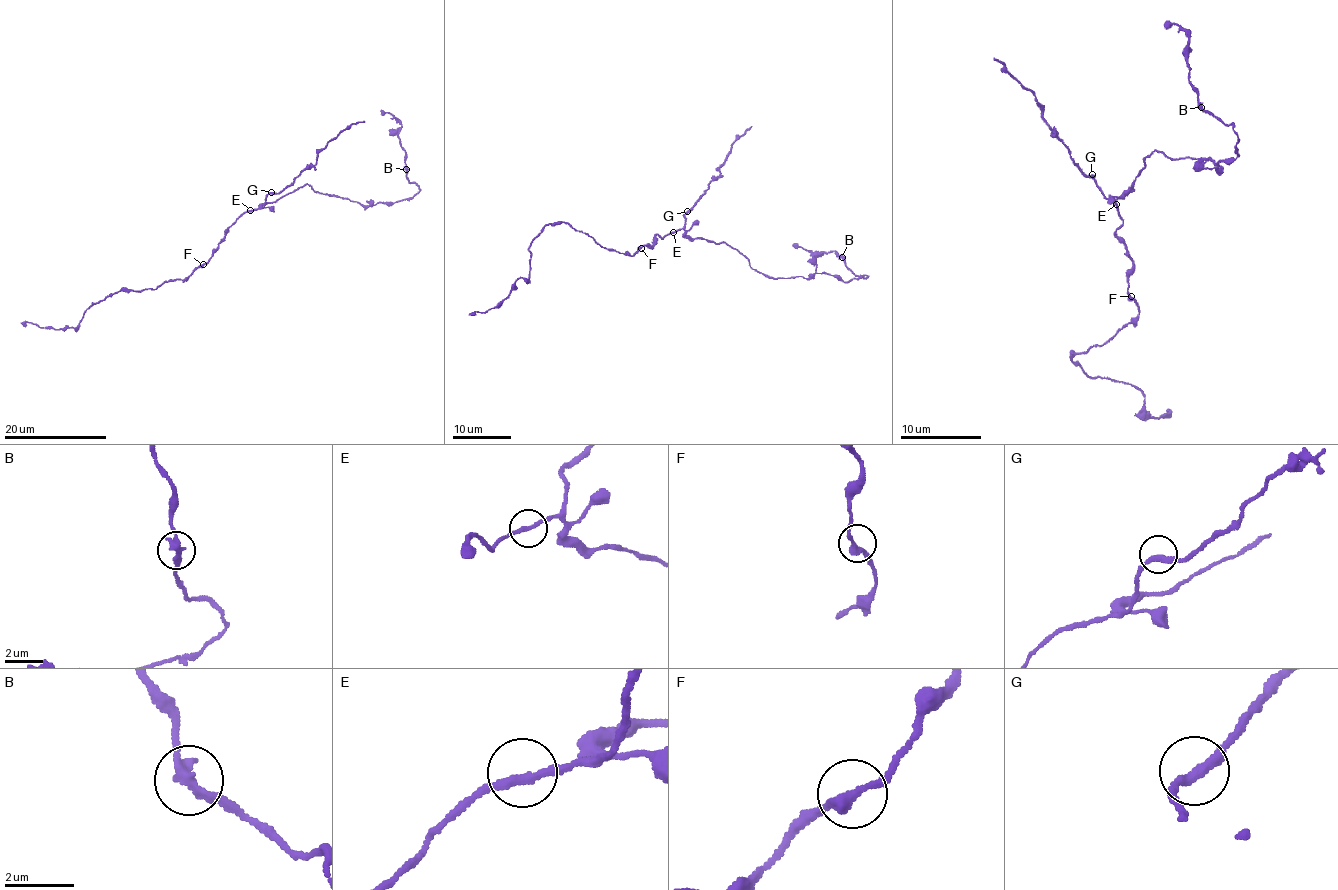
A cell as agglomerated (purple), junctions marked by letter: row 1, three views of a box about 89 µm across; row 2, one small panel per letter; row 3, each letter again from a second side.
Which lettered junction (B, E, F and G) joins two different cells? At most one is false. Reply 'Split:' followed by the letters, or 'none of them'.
Split: none of them

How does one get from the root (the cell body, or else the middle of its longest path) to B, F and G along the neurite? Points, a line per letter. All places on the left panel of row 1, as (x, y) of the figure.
B: (251, 211), (306, 184), (316, 192), (365, 206), (394, 203), (419, 191), (409, 181), (406, 169)
F: (251, 211), (245, 212), (227, 229), (212, 257), (203, 264)
G: (251, 211), (264, 205), (271, 192)

